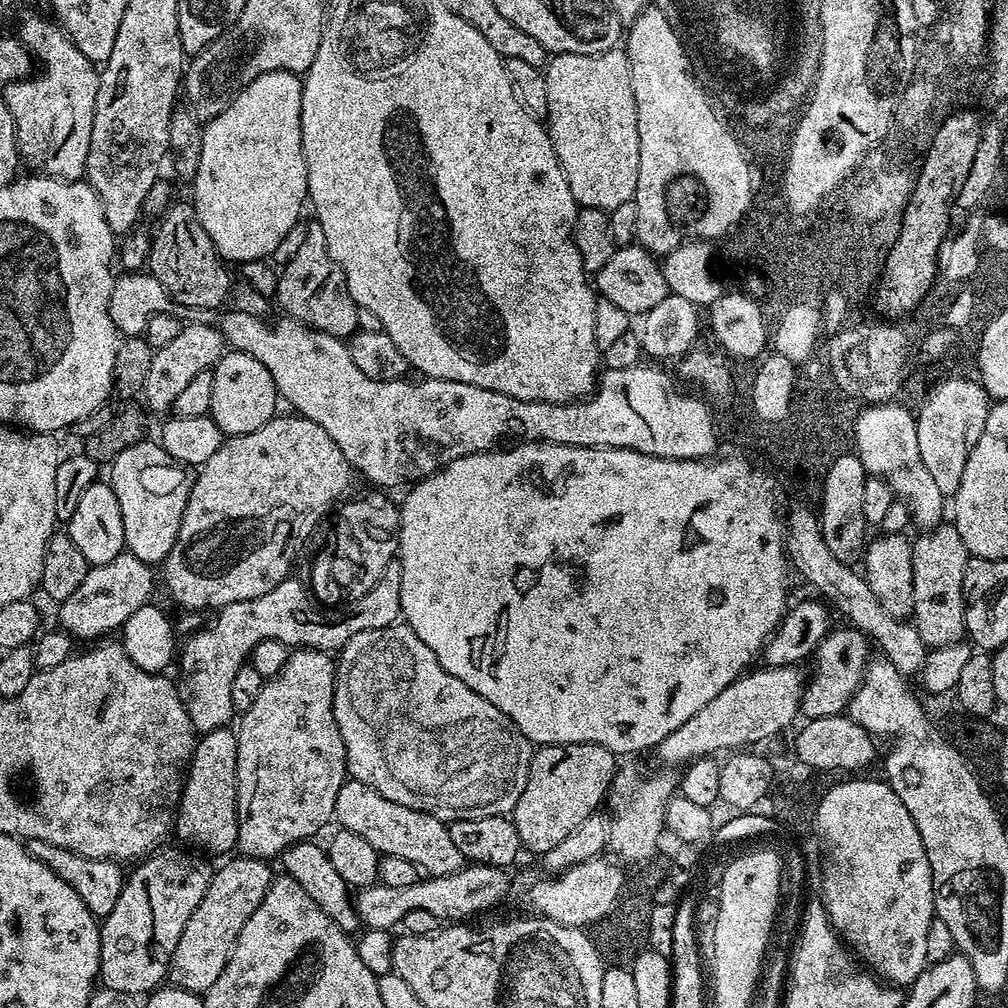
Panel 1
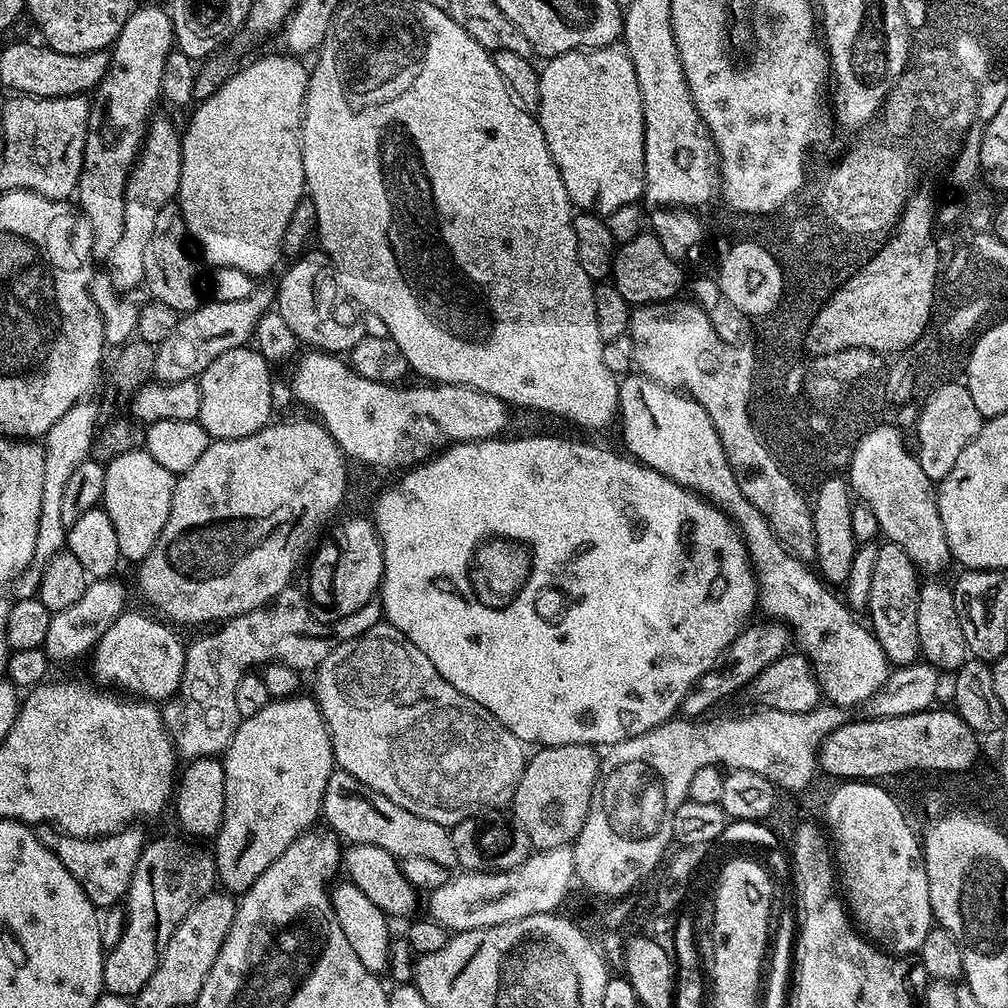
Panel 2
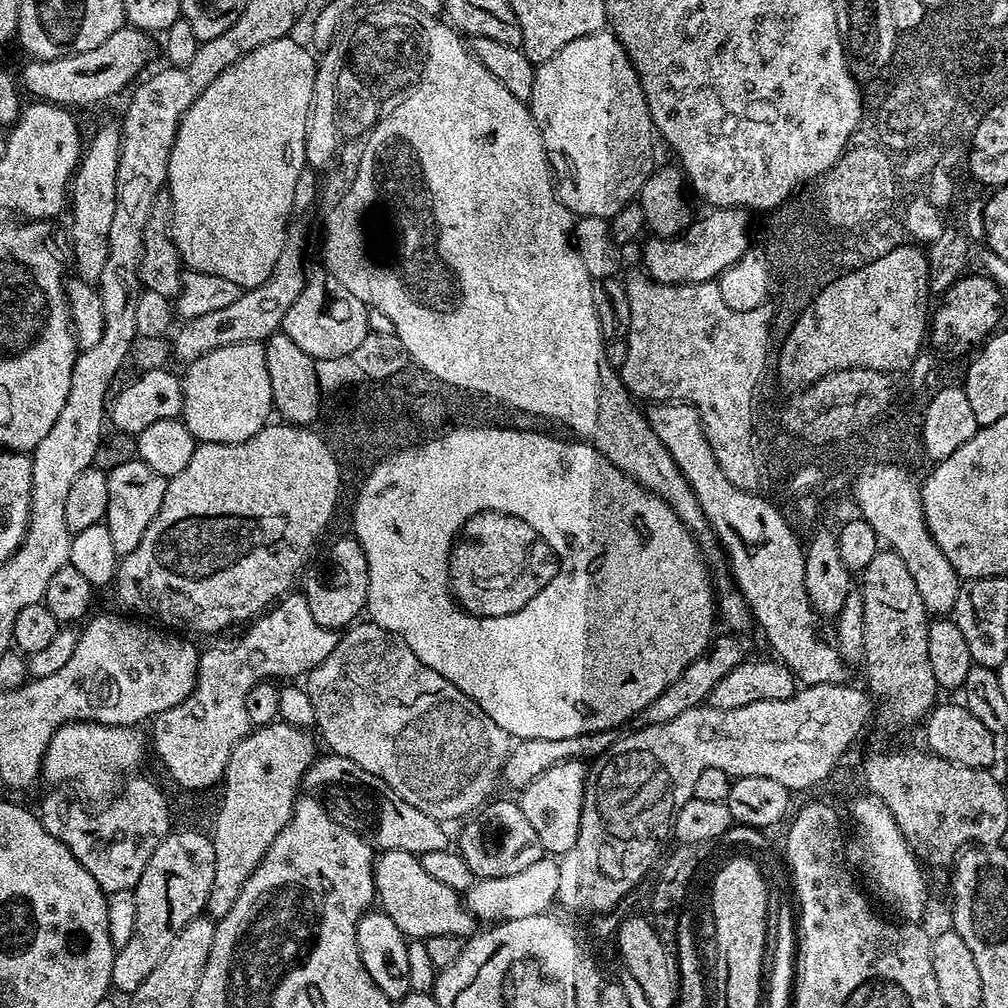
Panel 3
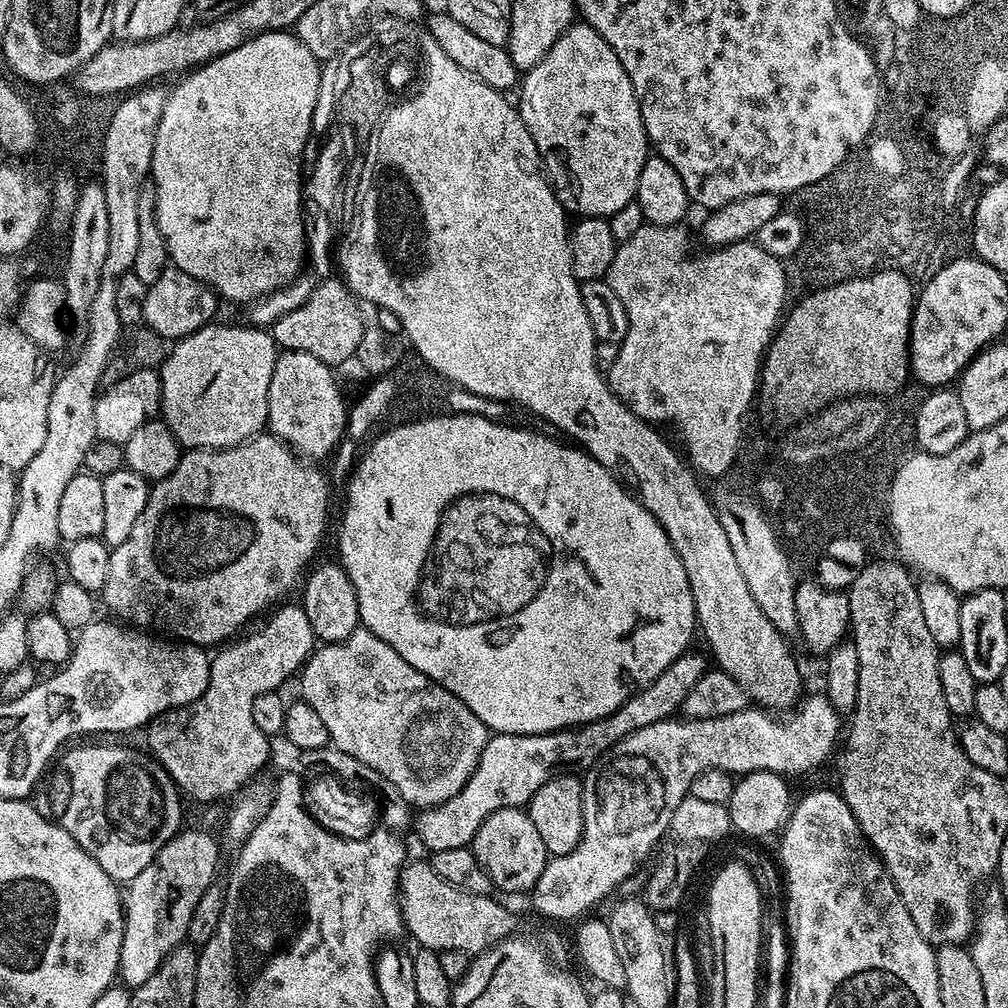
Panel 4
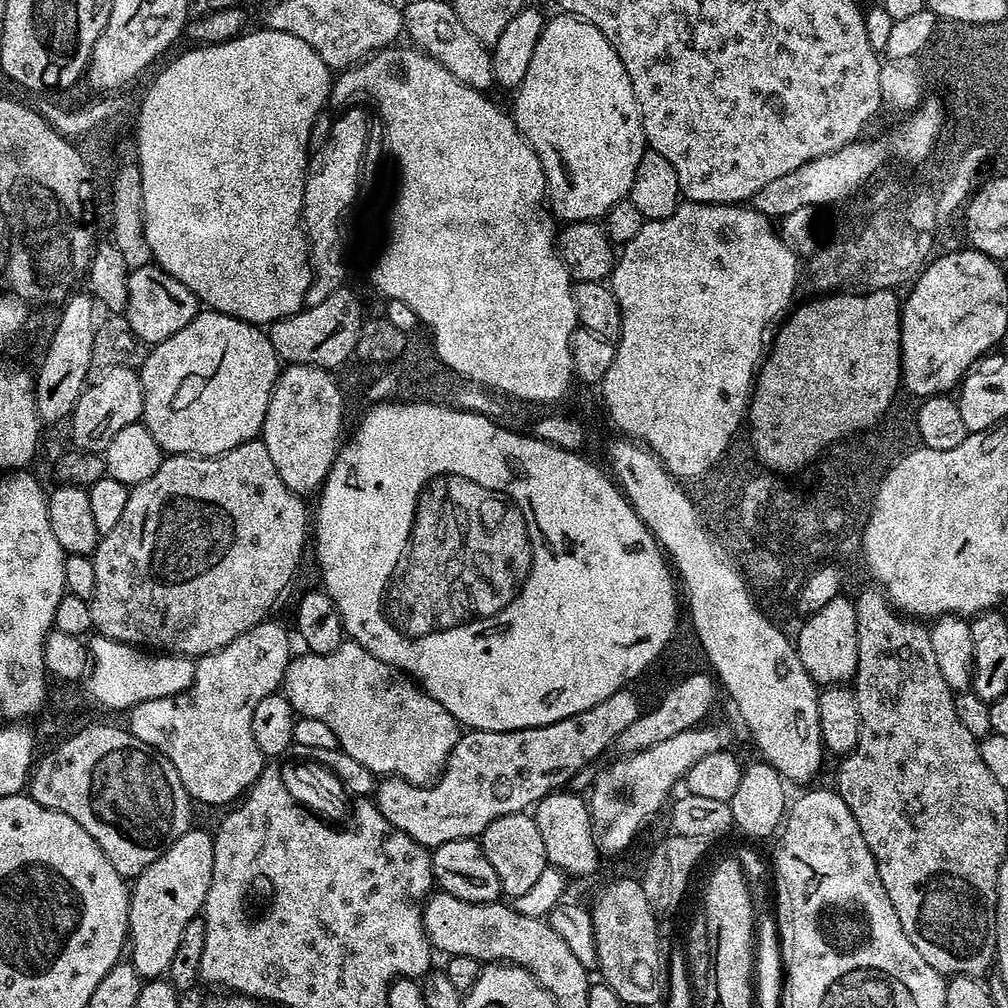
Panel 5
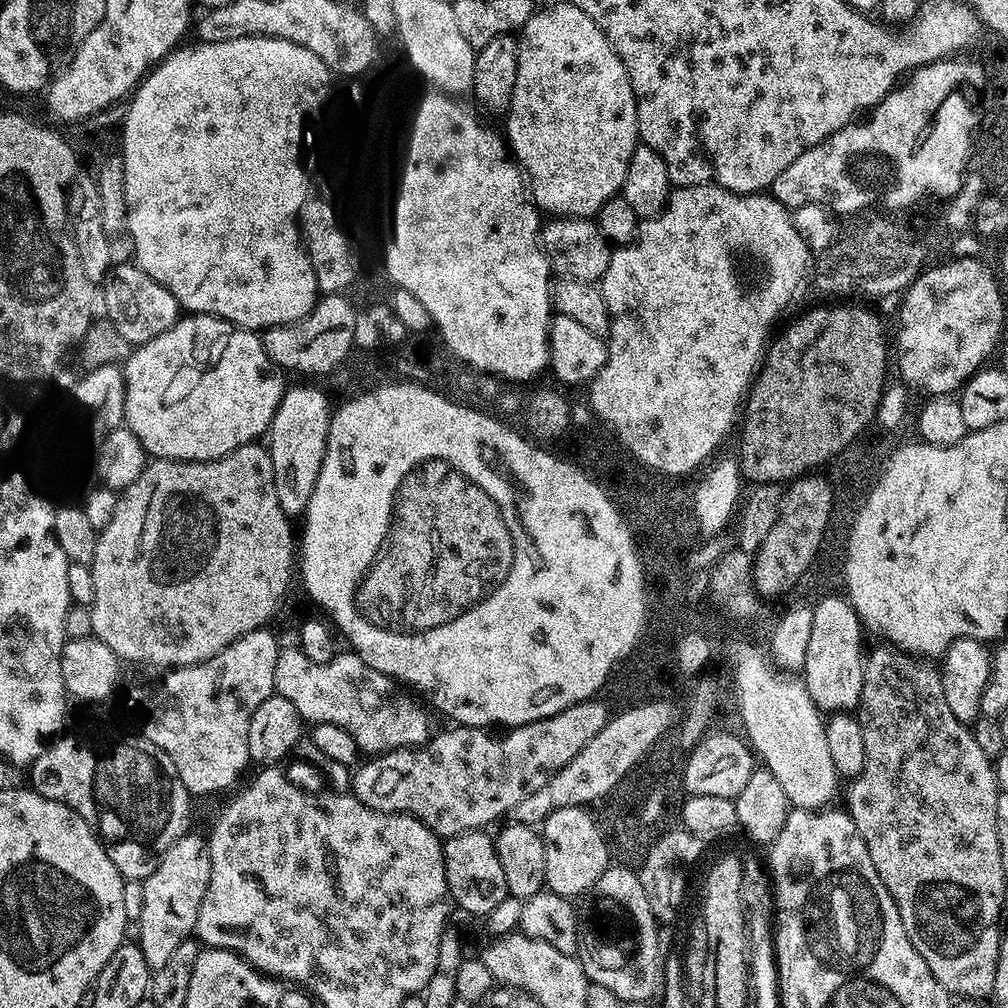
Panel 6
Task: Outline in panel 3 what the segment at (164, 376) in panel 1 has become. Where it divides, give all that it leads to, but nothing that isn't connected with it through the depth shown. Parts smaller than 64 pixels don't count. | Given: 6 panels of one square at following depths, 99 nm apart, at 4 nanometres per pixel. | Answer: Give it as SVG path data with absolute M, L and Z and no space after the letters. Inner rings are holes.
M296 218L289 221L282 252L279 254L275 270L270 279L259 284L256 288L247 289L241 293L237 302L226 306L225 309L214 310L213 313L202 314L202 318L185 320L179 325L174 344L174 356L183 362L196 360L215 348L230 346L231 344L246 344L249 342L264 342L275 332L281 331L287 310L294 304L305 286L307 276L304 268L304 254L308 244L308 226Z

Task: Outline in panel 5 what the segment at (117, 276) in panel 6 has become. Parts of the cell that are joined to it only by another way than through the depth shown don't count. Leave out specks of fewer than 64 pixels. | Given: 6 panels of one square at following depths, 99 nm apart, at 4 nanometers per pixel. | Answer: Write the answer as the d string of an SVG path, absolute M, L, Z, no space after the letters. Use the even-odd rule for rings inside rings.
M149 262L141 268L133 268L128 273L128 301L123 316L128 319L130 330L144 346L155 346L166 338L178 334L198 311L198 301L189 288L182 286L178 278L166 274L155 263Z

